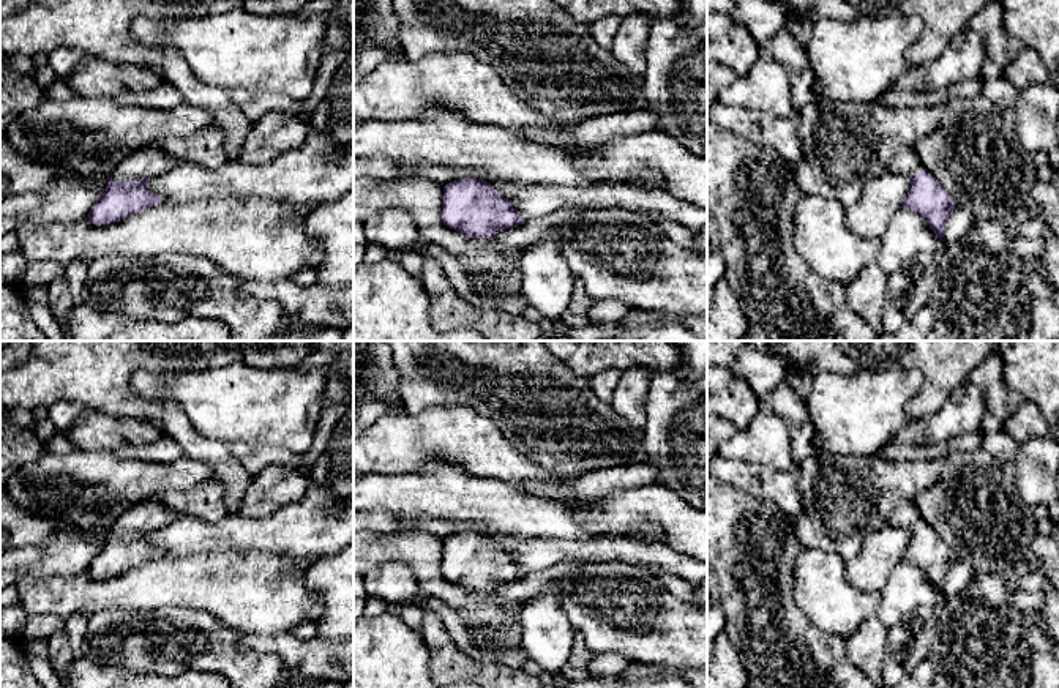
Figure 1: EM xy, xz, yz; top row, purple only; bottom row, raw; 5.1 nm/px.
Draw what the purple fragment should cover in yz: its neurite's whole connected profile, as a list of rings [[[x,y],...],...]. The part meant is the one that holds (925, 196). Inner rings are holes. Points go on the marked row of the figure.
[[[912,147],[901,148],[887,167],[889,172],[911,178],[903,208],[919,213],[939,240],[944,238],[945,222],[956,207],[952,196],[922,166]]]

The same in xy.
[[[156,144],[128,155],[110,174],[109,181],[88,211],[92,224],[118,222],[131,215],[163,205],[163,199],[147,188],[152,177],[167,172],[174,158]]]

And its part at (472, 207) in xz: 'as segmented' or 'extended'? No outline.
as segmented

